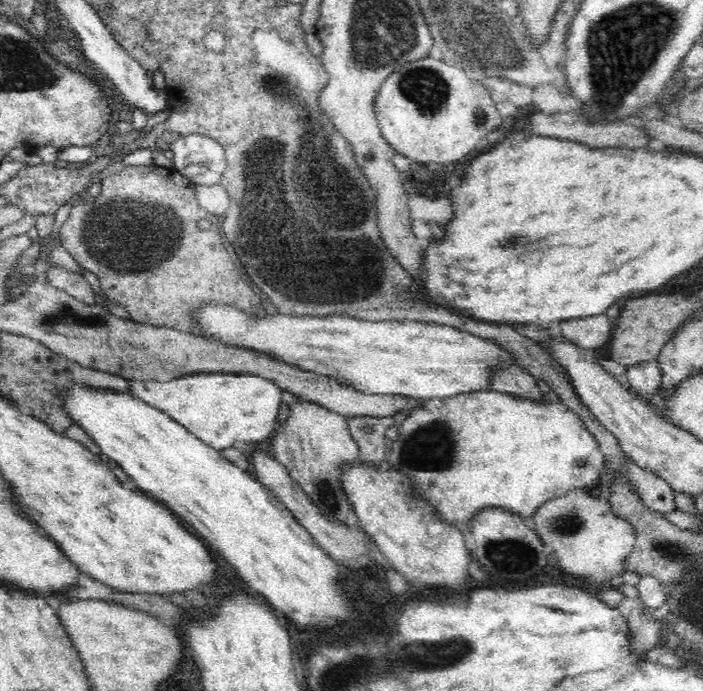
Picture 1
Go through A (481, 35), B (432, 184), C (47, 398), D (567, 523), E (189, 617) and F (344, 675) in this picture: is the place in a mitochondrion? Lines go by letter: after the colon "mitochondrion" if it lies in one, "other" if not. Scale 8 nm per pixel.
A: mitochondrion
B: other
C: other
D: mitochondrion
E: other
F: mitochondrion

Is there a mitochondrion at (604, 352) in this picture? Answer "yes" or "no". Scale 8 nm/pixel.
no

